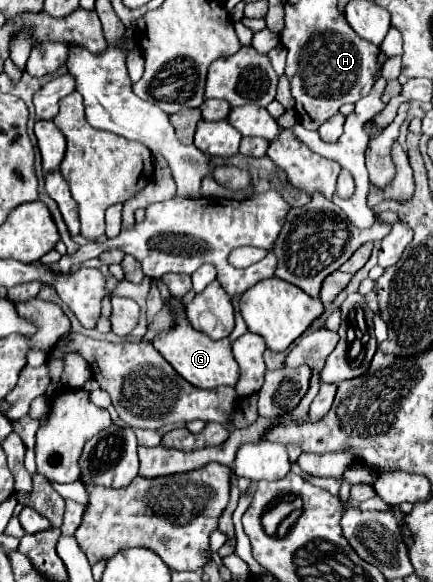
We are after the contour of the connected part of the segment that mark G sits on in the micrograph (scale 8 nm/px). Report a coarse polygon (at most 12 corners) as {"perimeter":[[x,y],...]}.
{"perimeter":[[185,321],[175,327],[153,347],[191,385],[235,387],[231,341],[213,341]]}

